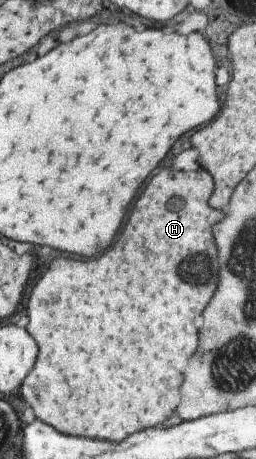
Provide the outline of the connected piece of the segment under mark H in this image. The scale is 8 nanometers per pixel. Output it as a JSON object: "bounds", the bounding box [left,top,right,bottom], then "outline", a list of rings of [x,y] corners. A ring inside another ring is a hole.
{"bounds":[19,169,224,443],"outline":[[[161,169],[153,177],[149,177],[149,183],[145,183],[141,195],[135,199],[131,213],[113,241],[113,245],[95,259],[89,261],[79,261],[79,259],[67,259],[67,257],[57,257],[49,263],[45,273],[35,281],[31,287],[29,299],[27,299],[27,333],[37,341],[37,361],[35,365],[19,387],[20,397],[33,411],[35,419],[51,425],[55,431],[65,435],[79,436],[85,433],[85,437],[97,437],[97,439],[107,439],[107,441],[117,441],[120,443],[127,439],[133,431],[161,426],[165,417],[169,413],[174,413],[175,407],[179,404],[179,377],[183,365],[189,361],[191,353],[195,351],[197,345],[197,317],[201,315],[203,307],[213,295],[215,283],[217,283],[217,255],[215,255],[215,243],[211,237],[211,227],[224,219],[224,211],[211,209],[208,204],[212,195],[211,175],[203,169],[197,171],[173,171],[173,169]]]}

